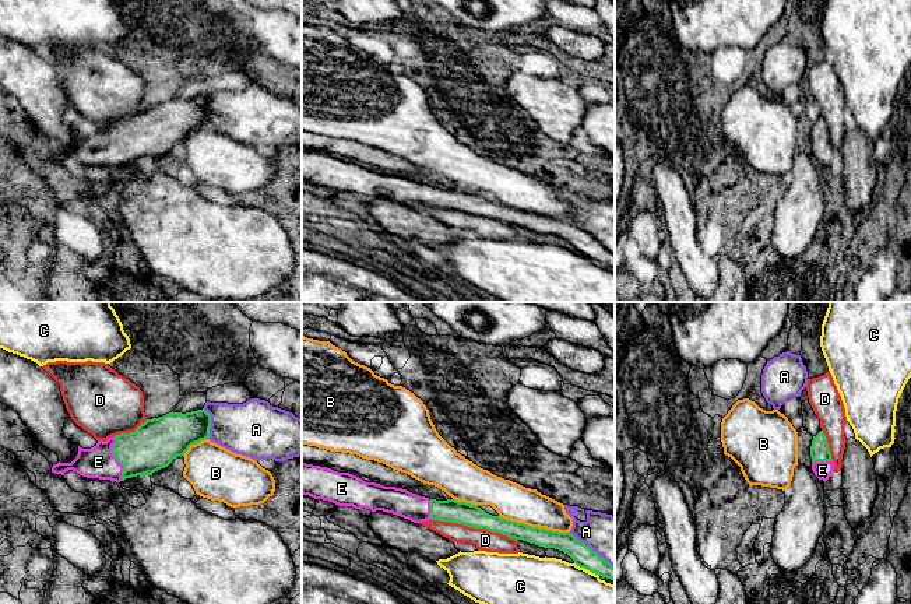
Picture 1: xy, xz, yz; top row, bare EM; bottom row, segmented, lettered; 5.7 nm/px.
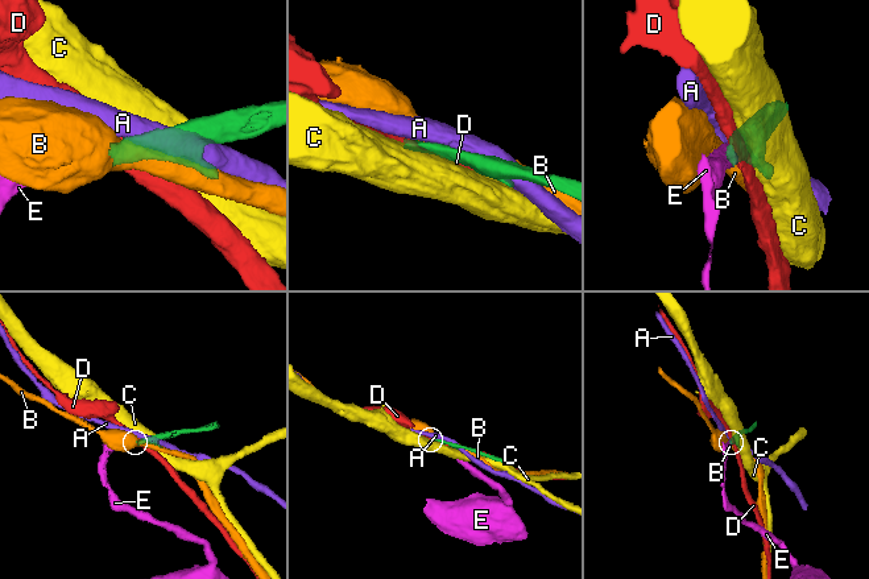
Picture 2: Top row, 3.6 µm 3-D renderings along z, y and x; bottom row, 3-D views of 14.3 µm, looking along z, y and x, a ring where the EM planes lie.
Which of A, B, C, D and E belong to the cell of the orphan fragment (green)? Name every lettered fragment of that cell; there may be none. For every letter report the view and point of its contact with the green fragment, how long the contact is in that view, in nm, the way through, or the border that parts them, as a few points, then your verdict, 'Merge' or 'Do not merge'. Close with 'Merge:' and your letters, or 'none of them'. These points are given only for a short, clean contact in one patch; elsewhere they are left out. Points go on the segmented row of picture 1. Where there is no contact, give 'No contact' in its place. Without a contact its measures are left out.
A: Touches green at xz (590, 548). Shared border 320 nm. Do not merge
B: Touches green at xz (534, 527). Shared border 420 nm. Do not merge
C: Touches green at xz (587, 569). Shared border 170 nm. Do not merge
D: Touches green at xz (474, 526). Shared border 500 nm. Do not merge
E: Touches green at xy (116, 457). Shared border 260 nm. Path across: xy (152, 446), (140, 453), (116, 457), (98, 462). Merge
Merge: E

